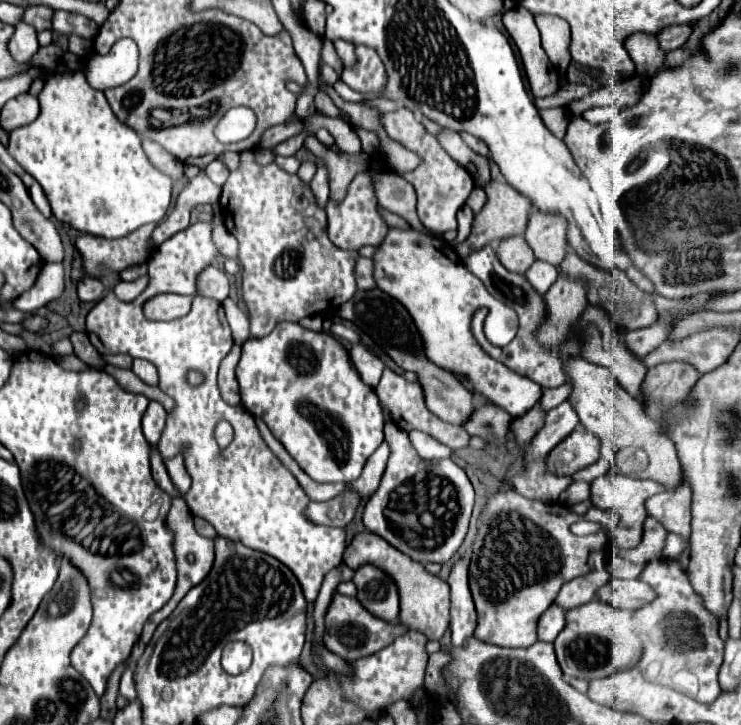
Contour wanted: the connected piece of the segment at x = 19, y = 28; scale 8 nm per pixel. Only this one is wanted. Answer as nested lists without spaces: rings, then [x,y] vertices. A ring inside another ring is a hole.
[[[17,23],[15,25],[15,35],[9,41],[9,53],[11,57],[19,63],[25,65],[33,59],[33,55],[39,51],[37,43],[37,33],[31,25],[27,23]]]

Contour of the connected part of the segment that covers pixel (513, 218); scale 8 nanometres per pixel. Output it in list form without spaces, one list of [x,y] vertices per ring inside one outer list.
[[[489,181],[487,185],[483,185],[483,189],[487,193],[487,203],[475,215],[475,225],[473,225],[473,233],[469,235],[469,245],[465,243],[459,245],[459,257],[467,255],[471,249],[485,247],[487,243],[497,243],[499,239],[519,235],[527,227],[527,217],[529,217],[529,211],[533,209],[531,199],[527,199],[525,195],[521,195],[517,189],[513,189],[509,183],[503,183],[503,181]]]

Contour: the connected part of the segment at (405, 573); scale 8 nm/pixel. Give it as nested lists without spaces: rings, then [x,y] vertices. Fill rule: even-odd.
[[[359,533],[349,543],[347,555],[343,555],[343,563],[351,569],[359,569],[365,563],[373,563],[377,567],[383,567],[383,571],[389,571],[389,575],[395,579],[395,583],[399,583],[399,597],[401,597],[399,621],[409,623],[409,629],[423,633],[429,641],[439,641],[445,635],[445,631],[449,629],[449,621],[451,621],[449,585],[443,579],[439,579],[437,575],[431,575],[429,571],[425,571],[423,565],[419,565],[411,557],[397,551],[387,541],[377,537],[375,533]]]

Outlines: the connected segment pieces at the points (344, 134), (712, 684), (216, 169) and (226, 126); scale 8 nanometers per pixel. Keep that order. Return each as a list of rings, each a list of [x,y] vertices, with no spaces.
[[[316,111],[311,119],[305,121],[305,125],[307,125],[307,131],[311,131],[311,133],[315,133],[315,129],[319,129],[319,127],[327,127],[335,139],[335,145],[341,151],[347,151],[347,153],[359,153],[361,151],[361,141],[357,137],[357,133],[343,119],[321,117],[321,114]]]
[[[659,559],[649,563],[639,579],[649,583],[657,593],[655,601],[633,613],[633,627],[639,631],[645,647],[639,661],[641,673],[647,673],[649,681],[681,691],[699,703],[713,703],[721,695],[717,683],[717,673],[723,665],[723,641],[717,635],[719,623],[703,611],[703,603],[699,603],[687,573],[679,571],[675,561]]]
[[[213,161],[213,163],[209,163],[207,167],[205,167],[205,173],[207,173],[207,177],[215,183],[215,185],[223,185],[225,183],[225,179],[227,179],[227,167],[221,163],[221,161]]]
[[[235,107],[215,127],[215,135],[221,143],[237,143],[247,139],[255,129],[255,113],[247,107]]]

